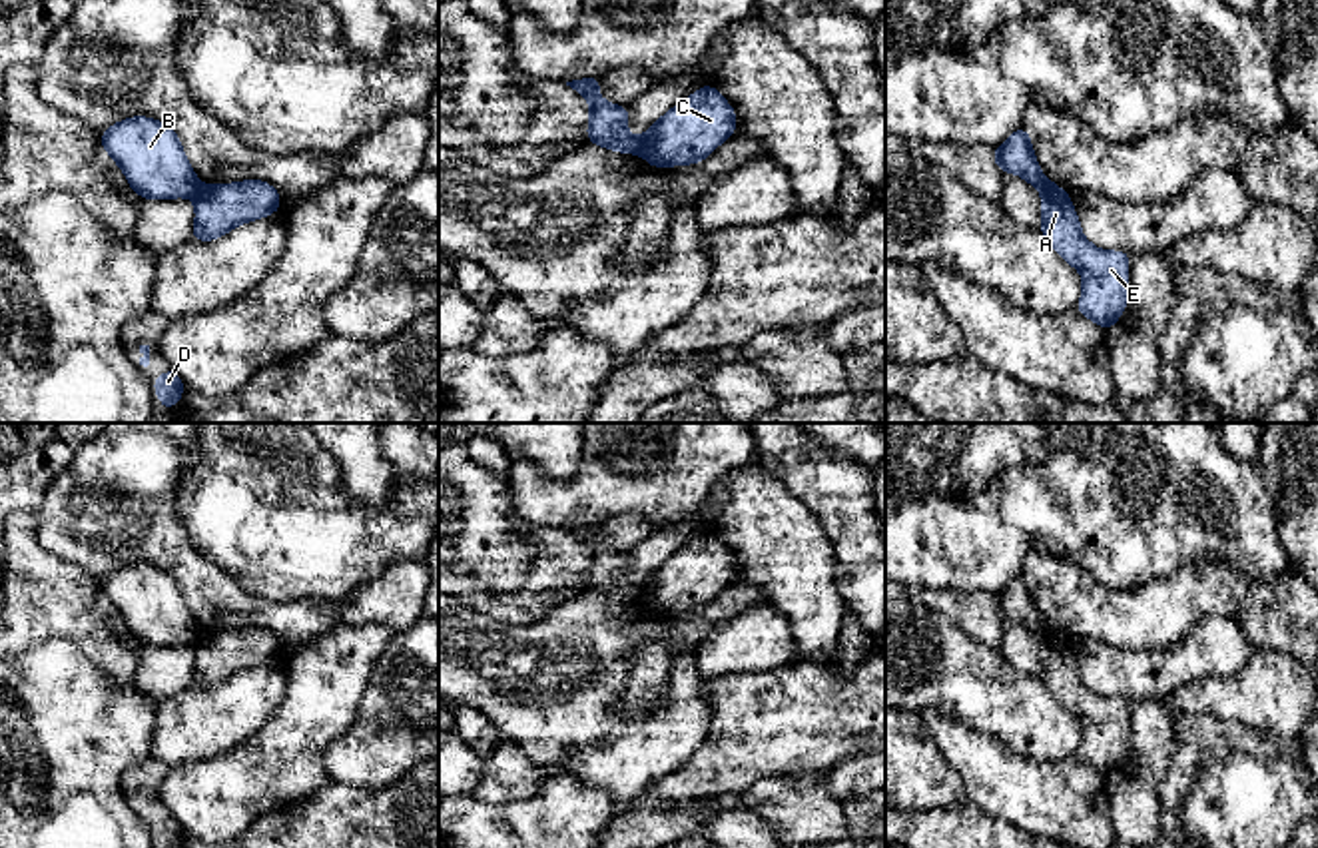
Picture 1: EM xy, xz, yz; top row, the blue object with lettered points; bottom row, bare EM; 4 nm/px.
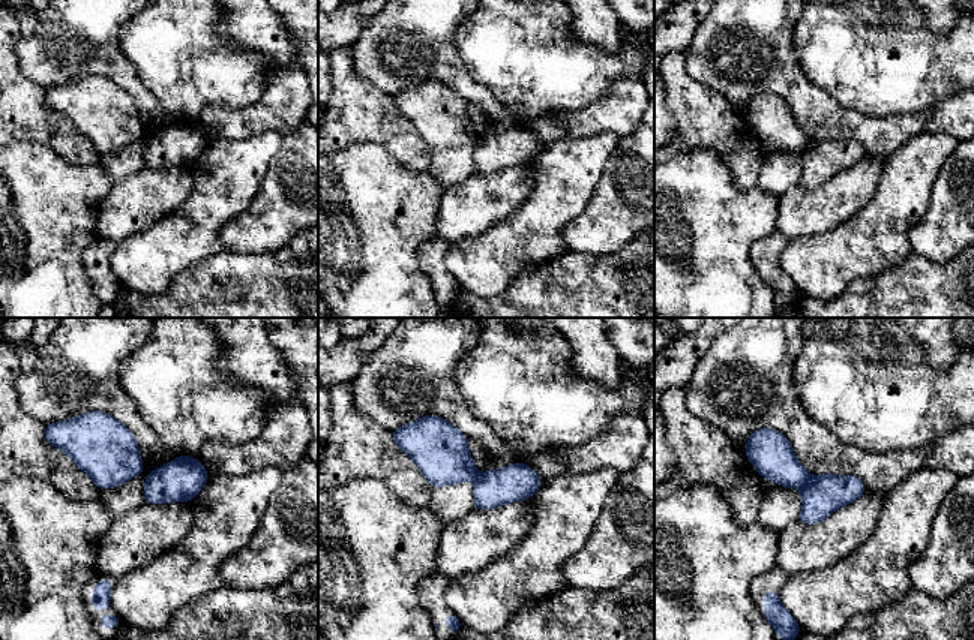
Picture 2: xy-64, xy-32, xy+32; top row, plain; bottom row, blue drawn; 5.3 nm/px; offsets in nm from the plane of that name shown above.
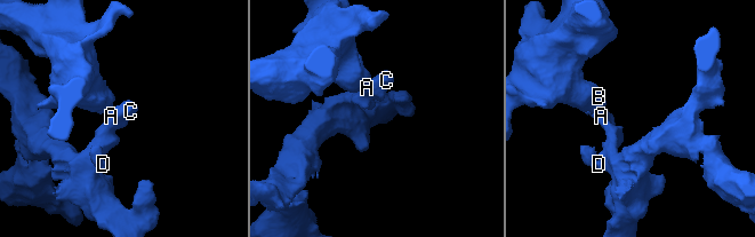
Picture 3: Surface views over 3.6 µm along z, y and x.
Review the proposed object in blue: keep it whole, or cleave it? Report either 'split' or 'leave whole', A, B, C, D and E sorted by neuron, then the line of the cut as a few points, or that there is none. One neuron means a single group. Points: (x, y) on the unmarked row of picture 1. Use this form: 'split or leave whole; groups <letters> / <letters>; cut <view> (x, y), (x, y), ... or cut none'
split; groups A C D E / B; cut yz (1059, 635), (1043, 639)

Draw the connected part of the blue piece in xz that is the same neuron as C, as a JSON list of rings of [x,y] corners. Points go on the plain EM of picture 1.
[[[708,531],[654,569],[638,601],[654,615],[698,611],[732,581],[734,555]]]

